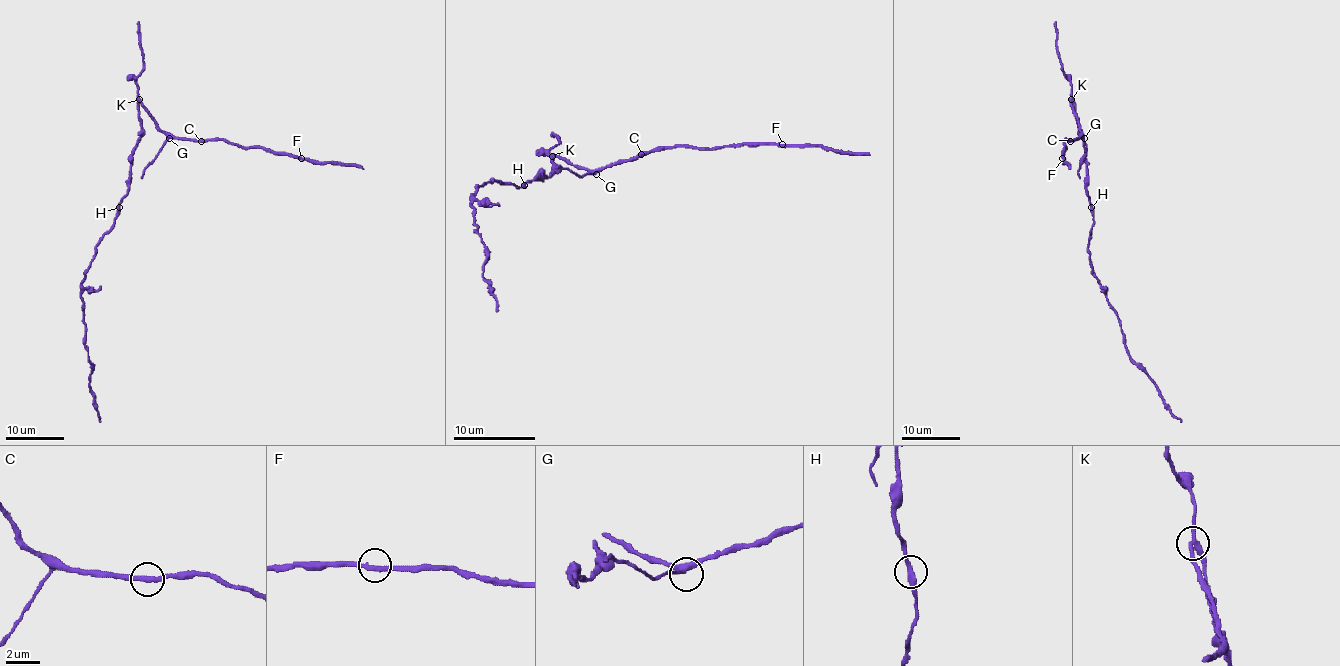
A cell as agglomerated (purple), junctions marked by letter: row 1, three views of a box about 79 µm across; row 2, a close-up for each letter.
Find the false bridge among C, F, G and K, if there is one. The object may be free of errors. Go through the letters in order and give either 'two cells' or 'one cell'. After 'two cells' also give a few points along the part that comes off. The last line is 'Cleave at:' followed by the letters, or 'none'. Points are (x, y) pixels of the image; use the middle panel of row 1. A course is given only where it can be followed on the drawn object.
C: one cell
F: one cell
G: one cell
K: two cells | (553, 156), (555, 170), (549, 176), (518, 187), (491, 179), (471, 195), (483, 277), (498, 312)
Cleave at: K

